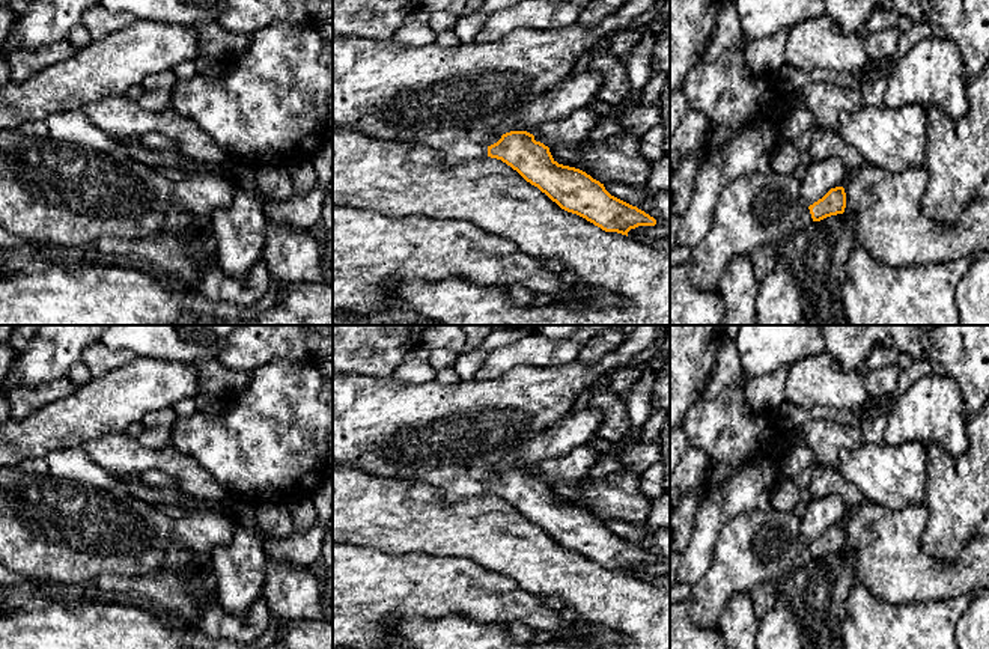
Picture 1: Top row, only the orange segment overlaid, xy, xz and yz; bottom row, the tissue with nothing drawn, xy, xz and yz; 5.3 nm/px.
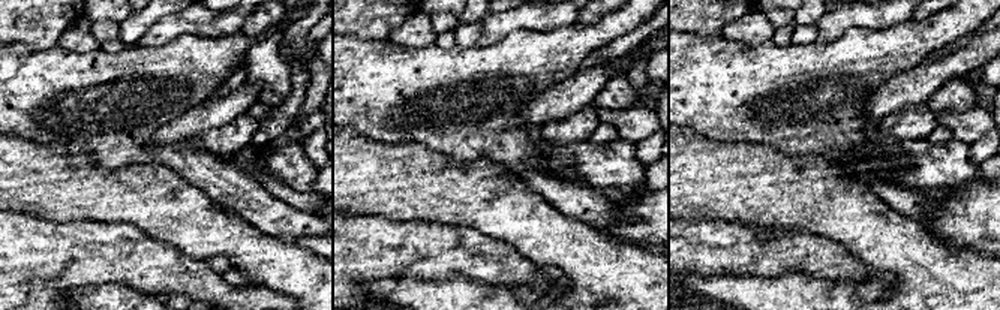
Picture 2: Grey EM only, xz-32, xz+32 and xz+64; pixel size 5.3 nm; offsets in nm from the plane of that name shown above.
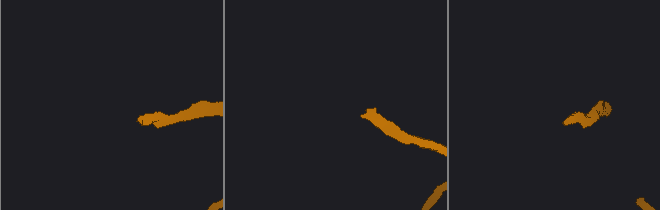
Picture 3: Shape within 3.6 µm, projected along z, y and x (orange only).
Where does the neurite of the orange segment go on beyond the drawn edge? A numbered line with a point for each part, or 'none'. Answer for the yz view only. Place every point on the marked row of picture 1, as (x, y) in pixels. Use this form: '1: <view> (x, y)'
1: yz (754, 210)

